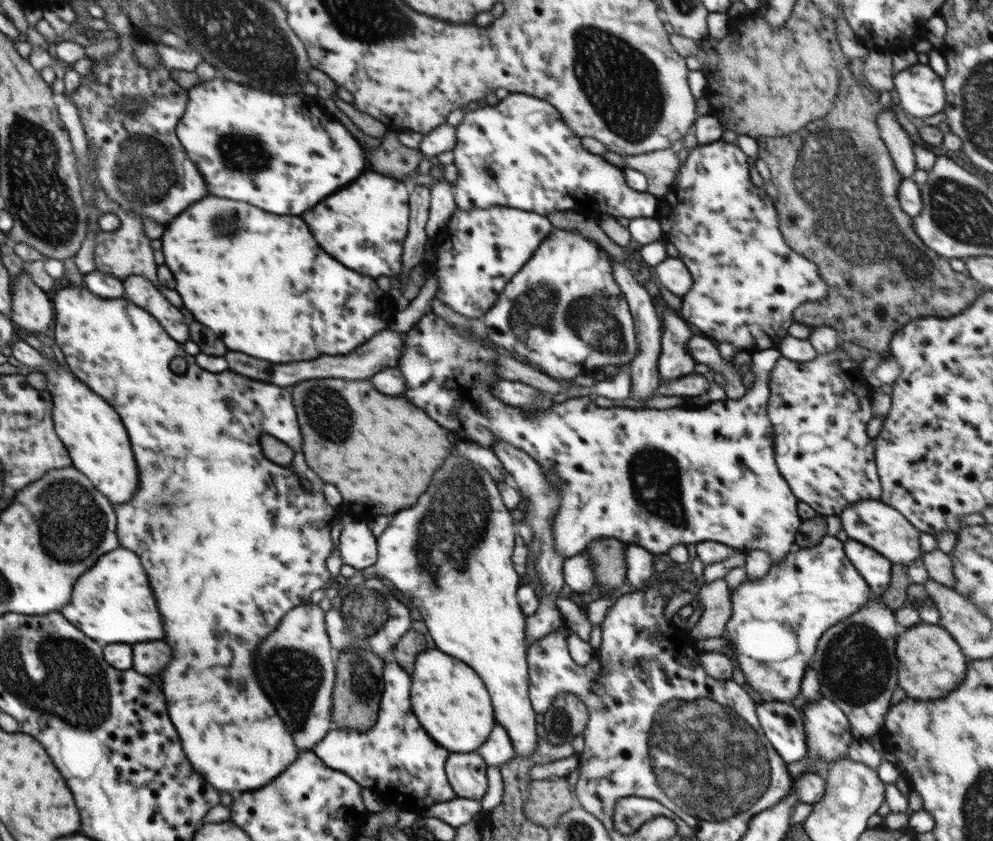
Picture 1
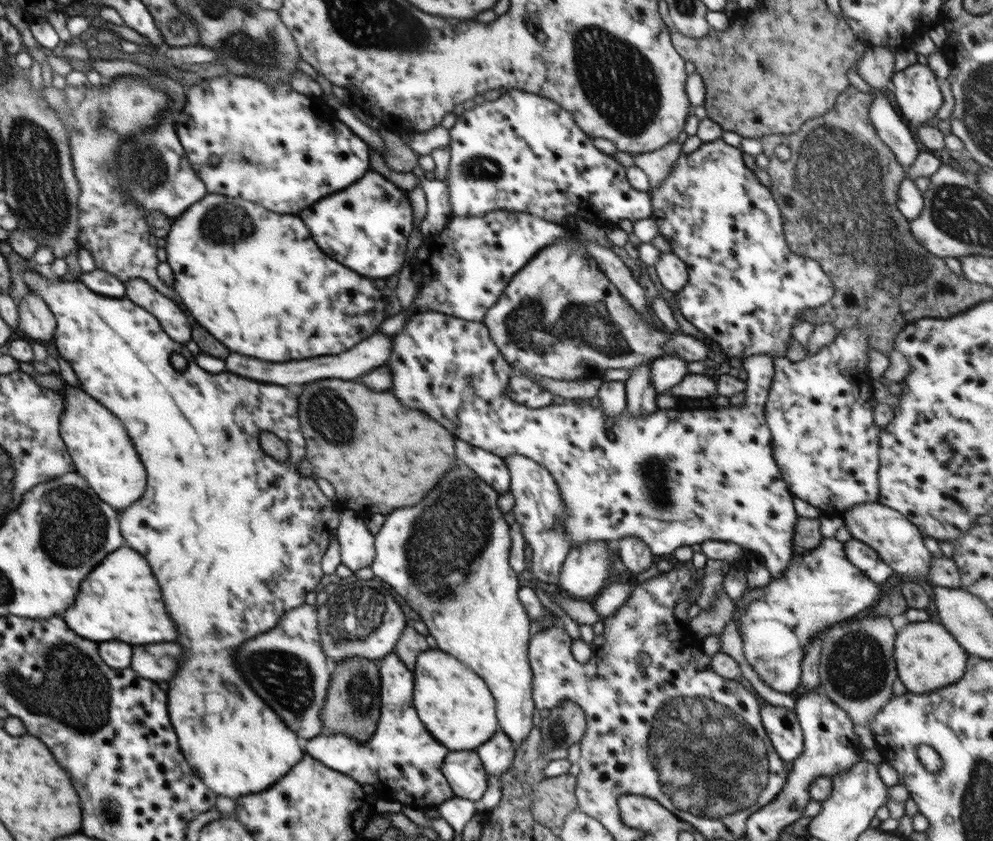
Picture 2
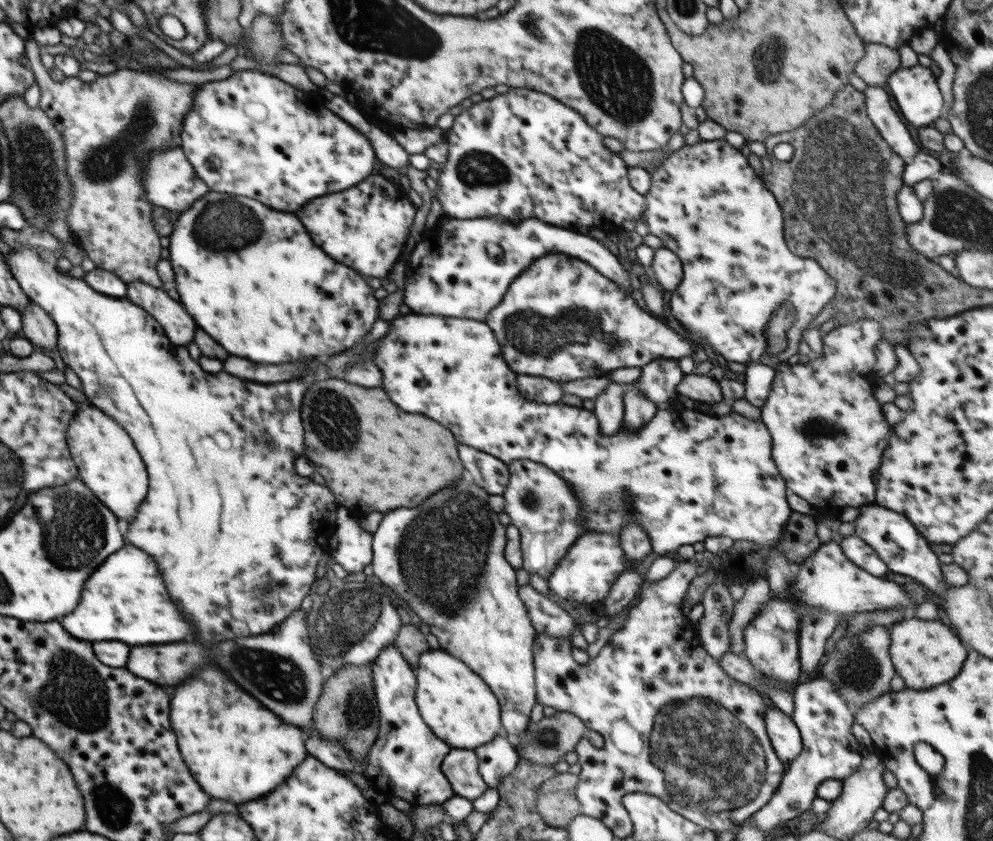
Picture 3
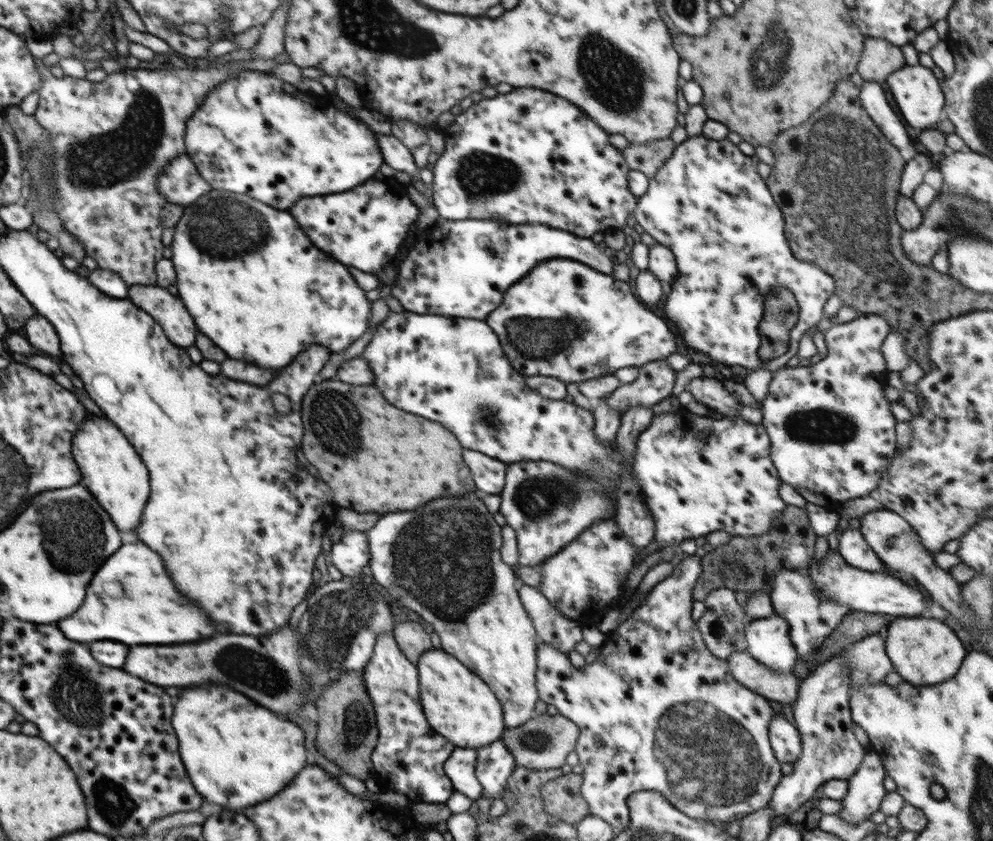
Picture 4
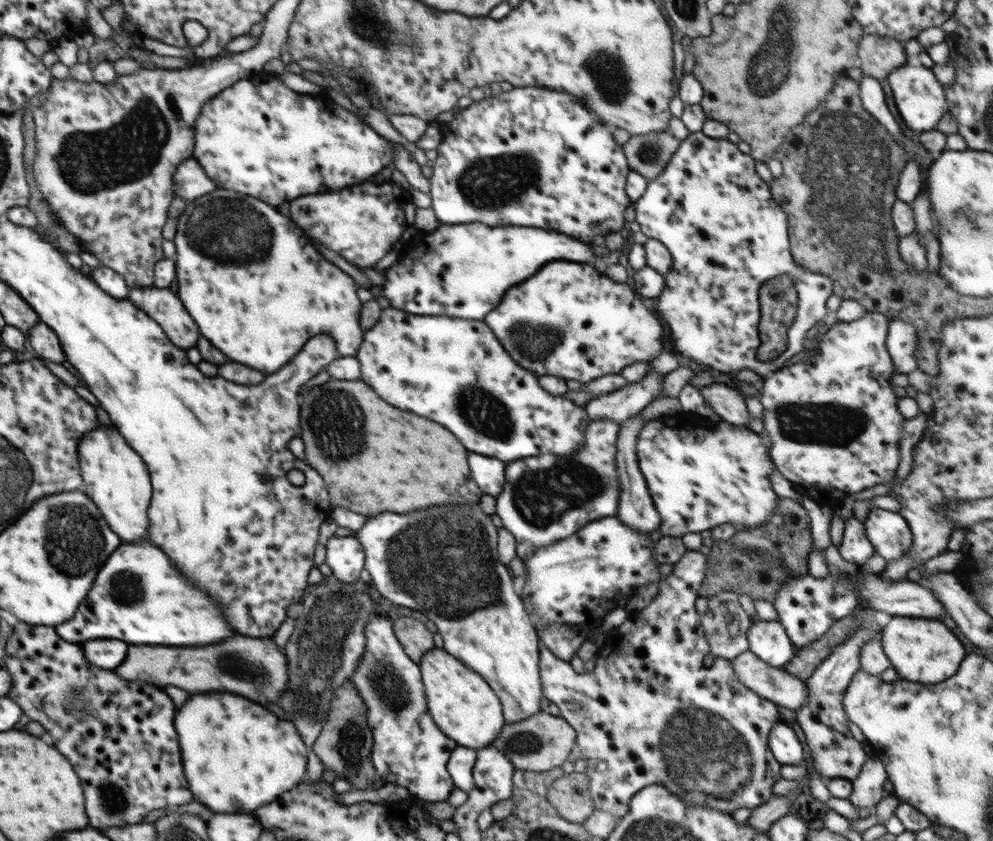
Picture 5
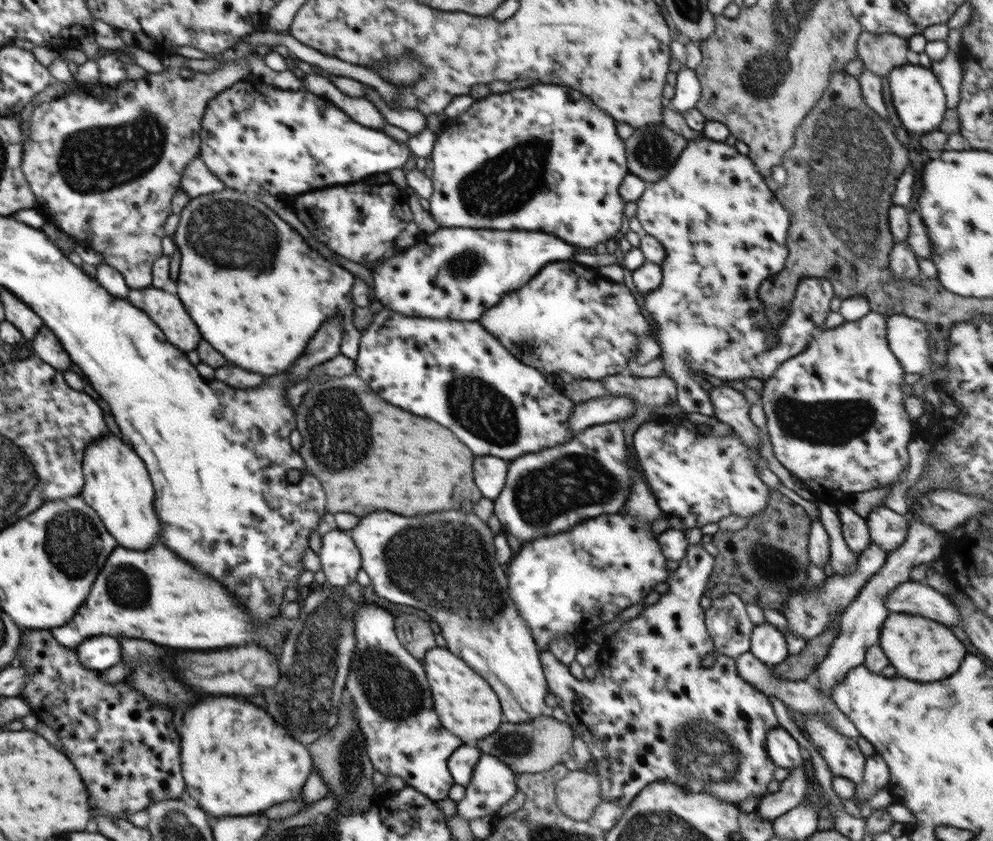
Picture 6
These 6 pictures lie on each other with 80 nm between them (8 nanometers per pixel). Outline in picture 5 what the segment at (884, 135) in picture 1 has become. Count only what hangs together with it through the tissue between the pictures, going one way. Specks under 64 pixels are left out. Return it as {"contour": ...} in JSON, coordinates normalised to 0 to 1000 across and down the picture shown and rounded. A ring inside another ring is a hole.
{"contour":[[[869,90],[865,99],[867,122],[888,150],[892,150],[900,166],[906,166],[908,164],[906,150],[892,125],[892,114],[886,99],[882,93]]]}

